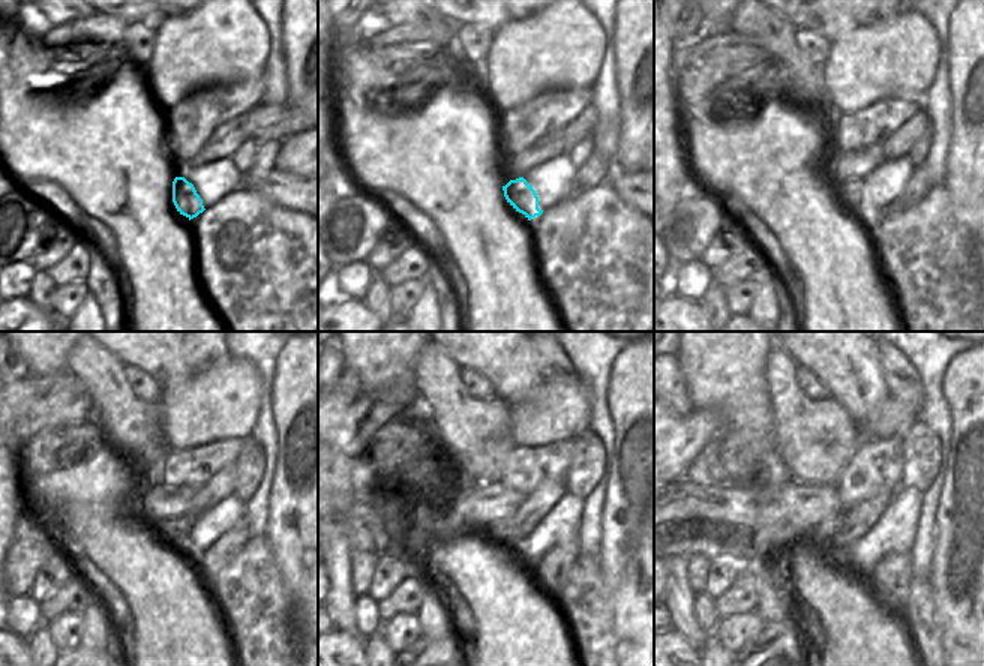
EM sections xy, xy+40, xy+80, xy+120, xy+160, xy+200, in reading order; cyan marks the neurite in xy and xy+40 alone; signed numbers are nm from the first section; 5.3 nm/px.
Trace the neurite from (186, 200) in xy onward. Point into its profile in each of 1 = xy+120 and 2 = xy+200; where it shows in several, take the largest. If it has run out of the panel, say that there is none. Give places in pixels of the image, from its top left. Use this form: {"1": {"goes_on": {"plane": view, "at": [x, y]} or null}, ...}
{"1": {"goes_on": {"plane": "xy+120", "at": [174, 531]}}, "2": {"goes_on": {"plane": "xy+200", "at": [813, 539]}}}

